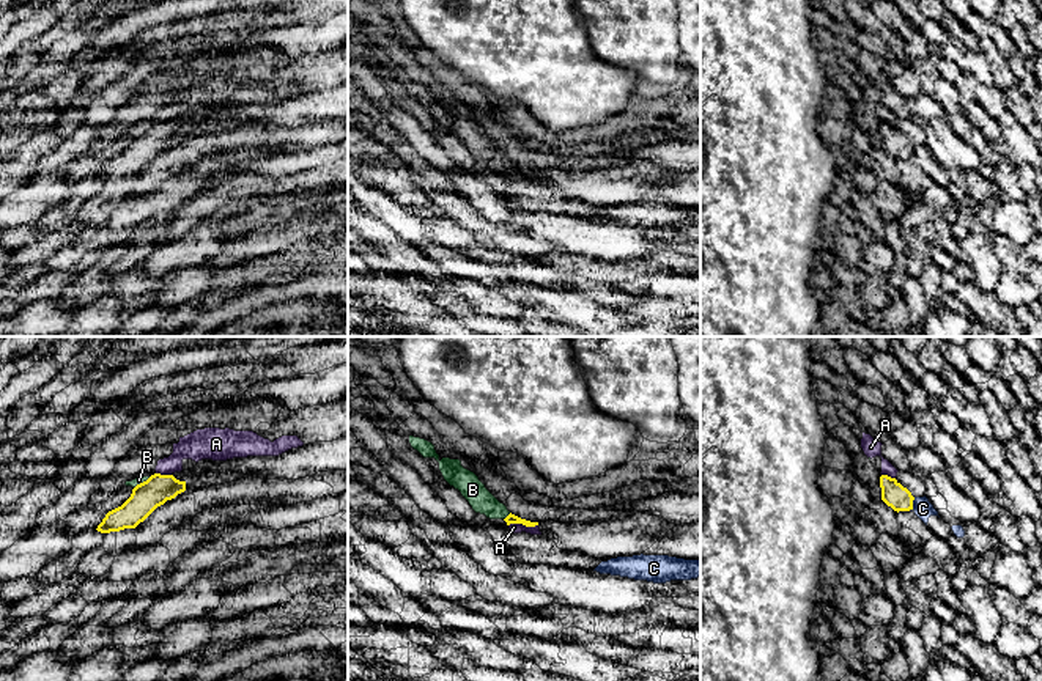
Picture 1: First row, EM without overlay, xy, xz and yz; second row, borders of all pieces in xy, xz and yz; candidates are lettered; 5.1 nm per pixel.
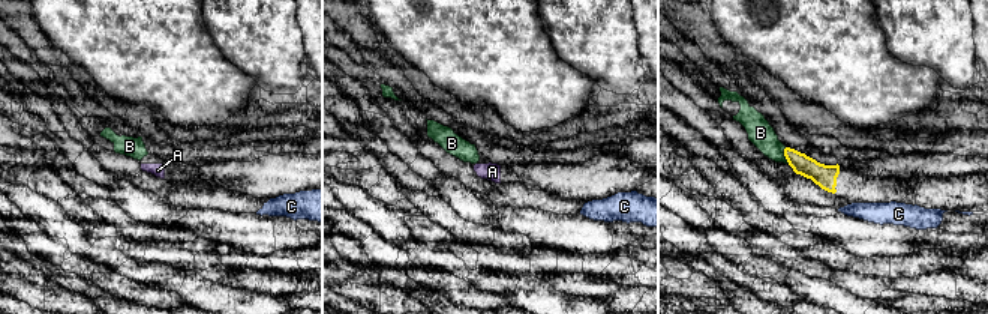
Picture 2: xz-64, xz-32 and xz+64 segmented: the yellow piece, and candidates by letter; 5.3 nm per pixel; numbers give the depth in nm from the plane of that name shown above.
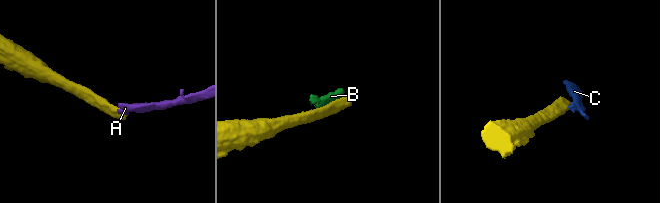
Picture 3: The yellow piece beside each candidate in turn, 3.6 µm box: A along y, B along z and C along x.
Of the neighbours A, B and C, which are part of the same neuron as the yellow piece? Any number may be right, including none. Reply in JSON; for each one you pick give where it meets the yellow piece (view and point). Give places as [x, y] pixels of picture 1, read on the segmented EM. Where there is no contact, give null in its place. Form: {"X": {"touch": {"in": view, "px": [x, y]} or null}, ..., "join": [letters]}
{"join": []}

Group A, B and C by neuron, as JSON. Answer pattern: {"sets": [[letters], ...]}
{"sets": [["A", "B"], ["C"]]}

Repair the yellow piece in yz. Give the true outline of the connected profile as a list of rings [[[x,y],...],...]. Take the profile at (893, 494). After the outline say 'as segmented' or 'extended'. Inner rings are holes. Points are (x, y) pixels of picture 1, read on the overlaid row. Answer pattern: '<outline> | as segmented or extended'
[[[888,475],[880,477],[881,500],[891,506],[894,511],[910,511],[913,510],[915,497],[903,488],[896,478]]] | as segmented

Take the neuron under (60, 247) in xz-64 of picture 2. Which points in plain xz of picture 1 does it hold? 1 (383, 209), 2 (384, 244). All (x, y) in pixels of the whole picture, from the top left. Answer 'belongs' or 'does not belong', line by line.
1: does not belong
2: belongs

